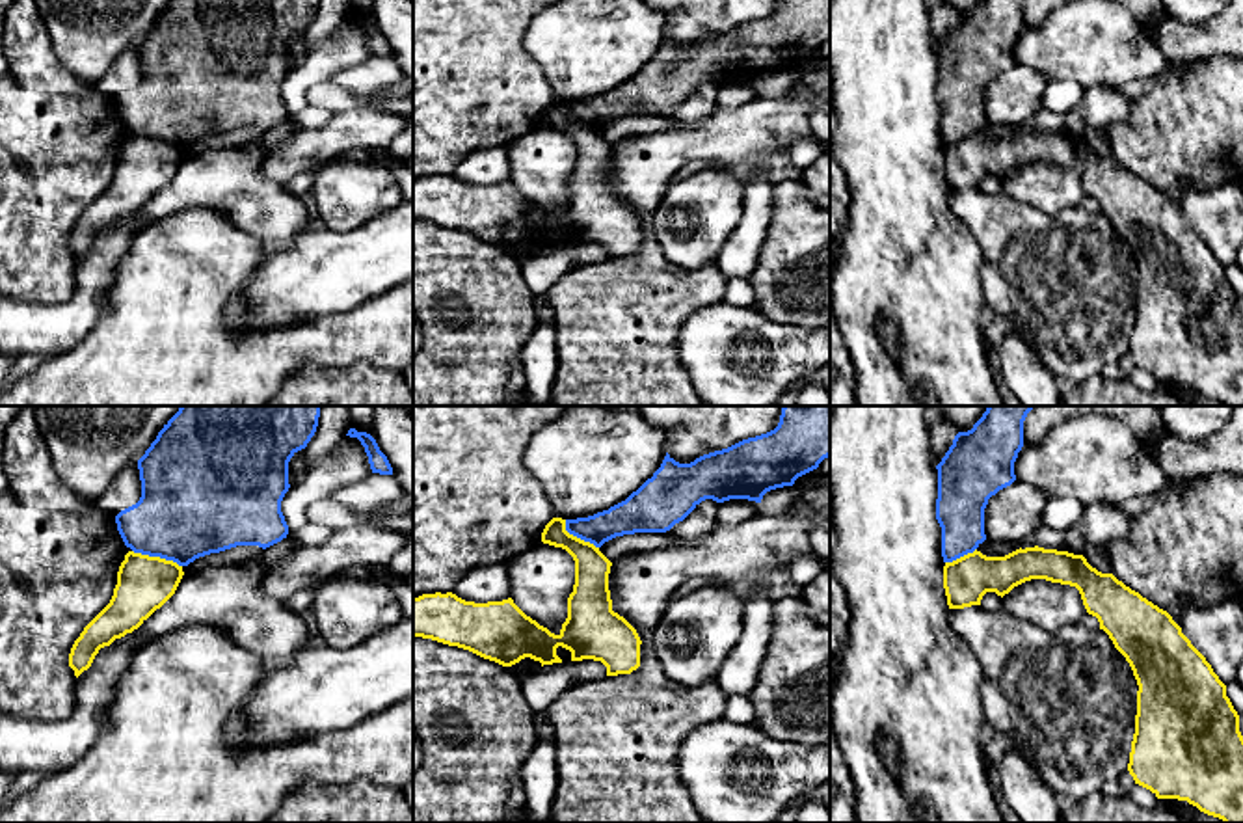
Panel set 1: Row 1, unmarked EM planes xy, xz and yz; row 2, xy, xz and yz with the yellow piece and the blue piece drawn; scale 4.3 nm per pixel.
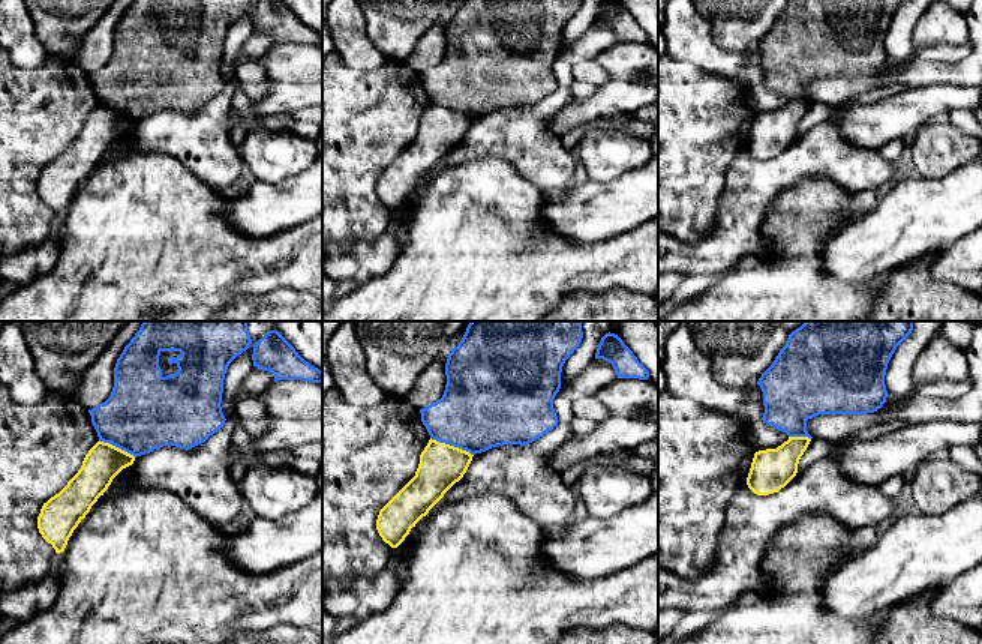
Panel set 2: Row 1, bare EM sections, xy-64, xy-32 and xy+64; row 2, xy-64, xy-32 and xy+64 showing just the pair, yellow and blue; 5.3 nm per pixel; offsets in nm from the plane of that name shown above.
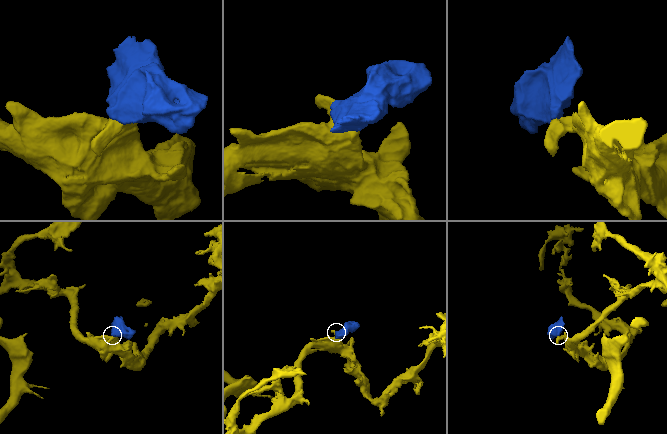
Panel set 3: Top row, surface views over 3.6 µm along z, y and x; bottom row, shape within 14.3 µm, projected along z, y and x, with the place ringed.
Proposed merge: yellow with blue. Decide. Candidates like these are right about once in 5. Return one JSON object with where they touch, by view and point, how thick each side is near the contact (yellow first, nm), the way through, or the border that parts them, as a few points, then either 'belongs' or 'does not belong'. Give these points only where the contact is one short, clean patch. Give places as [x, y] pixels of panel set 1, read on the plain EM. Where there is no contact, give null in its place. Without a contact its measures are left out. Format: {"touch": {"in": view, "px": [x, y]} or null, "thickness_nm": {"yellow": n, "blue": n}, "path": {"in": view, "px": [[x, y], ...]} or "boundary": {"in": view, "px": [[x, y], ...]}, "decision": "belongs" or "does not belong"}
{"touch": {"in": "xy", "px": [157, 140]}, "thickness_nm": {"yellow": 240, "blue": 420}, "boundary": {"in": "xy", "px": [[133, 133], [144, 138], [172, 142], [181, 149]]}, "decision": "does not belong"}

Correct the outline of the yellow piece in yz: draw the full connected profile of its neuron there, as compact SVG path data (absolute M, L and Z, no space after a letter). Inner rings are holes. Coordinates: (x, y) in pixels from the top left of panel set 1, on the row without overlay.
M1025 130L1005 140L968 136L943 149L949 192L981 188L986 175L1009 177L1014 169L1046 162L1076 169L1089 197L1129 246L1137 263L1137 298L1128 354L1135 367L1157 382L1187 384L1224 406L1243 406L1243 318L1239 298L1226 279L1226 268L1206 240L1182 216L1172 199L1126 169L1113 156L1092 151L1083 138Z

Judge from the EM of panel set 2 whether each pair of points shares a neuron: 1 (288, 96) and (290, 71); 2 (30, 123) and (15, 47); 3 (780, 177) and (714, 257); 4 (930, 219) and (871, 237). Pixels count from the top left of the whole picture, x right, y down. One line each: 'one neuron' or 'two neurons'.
1: two neurons
2: two neurons
3: one neuron
4: one neuron

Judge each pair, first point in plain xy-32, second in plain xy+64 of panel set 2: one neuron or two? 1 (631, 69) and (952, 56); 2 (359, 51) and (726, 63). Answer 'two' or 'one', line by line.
1: one
2: one

